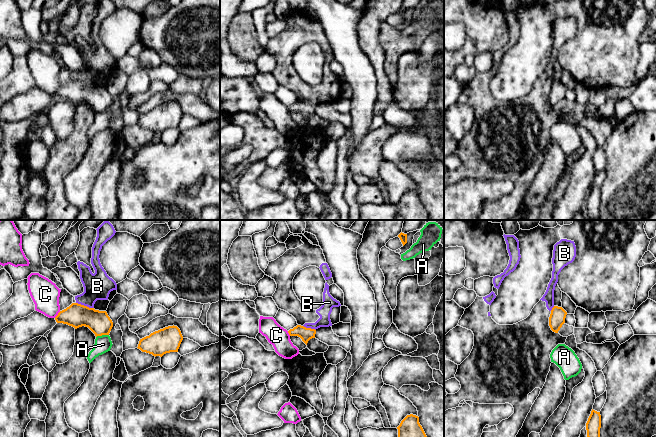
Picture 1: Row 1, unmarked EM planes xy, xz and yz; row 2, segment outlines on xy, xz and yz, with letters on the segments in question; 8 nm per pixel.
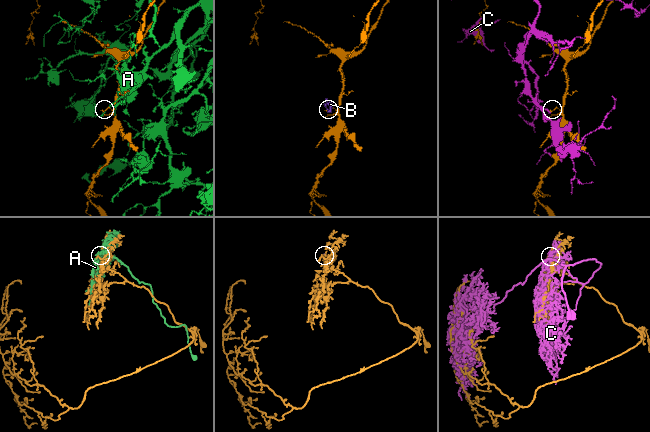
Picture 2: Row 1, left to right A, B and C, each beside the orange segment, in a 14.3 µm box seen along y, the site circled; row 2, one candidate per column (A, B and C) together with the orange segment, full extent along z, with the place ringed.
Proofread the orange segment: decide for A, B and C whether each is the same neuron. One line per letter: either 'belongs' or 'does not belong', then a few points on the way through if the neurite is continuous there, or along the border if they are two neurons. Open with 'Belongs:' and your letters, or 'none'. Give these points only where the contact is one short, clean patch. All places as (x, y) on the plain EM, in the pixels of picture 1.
Belongs: none
A: does not belong
B: does not belong; border along xy (76, 78), (93, 84)
C: does not belong

